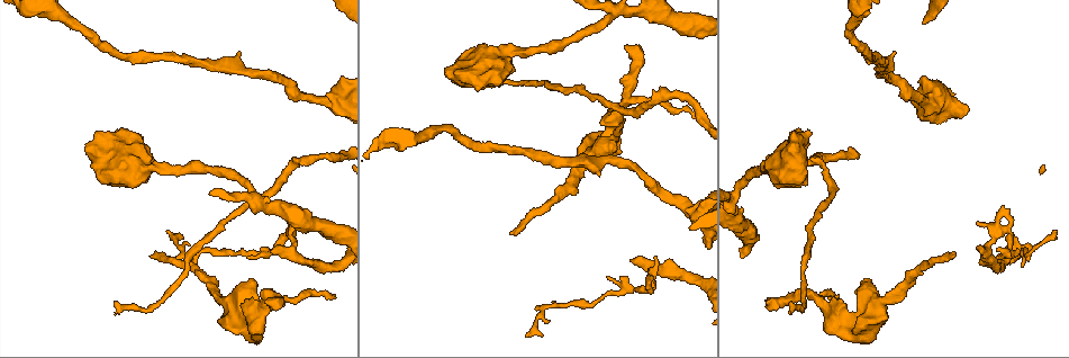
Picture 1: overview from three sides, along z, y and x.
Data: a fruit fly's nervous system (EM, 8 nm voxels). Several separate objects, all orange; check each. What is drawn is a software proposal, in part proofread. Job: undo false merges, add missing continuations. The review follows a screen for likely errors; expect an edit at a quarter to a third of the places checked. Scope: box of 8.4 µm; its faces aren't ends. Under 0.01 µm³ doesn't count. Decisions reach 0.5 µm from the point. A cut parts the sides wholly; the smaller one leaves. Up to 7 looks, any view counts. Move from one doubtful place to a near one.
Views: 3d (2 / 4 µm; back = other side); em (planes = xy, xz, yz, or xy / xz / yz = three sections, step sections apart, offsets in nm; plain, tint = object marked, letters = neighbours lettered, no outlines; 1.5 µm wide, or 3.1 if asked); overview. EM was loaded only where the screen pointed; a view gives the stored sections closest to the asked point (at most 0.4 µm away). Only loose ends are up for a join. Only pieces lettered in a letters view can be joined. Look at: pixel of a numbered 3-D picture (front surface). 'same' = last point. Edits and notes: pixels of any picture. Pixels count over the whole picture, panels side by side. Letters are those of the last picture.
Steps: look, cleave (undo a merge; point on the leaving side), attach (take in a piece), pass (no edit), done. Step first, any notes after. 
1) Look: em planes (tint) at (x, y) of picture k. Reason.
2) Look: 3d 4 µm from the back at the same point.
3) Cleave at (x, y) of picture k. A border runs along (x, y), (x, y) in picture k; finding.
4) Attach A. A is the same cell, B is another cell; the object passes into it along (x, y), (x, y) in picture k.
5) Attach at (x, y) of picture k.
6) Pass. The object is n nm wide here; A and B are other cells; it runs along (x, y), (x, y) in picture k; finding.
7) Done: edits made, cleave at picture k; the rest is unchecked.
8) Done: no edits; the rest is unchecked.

Look: 3d 2 µm at (255, 334) of picture 1. Free end.

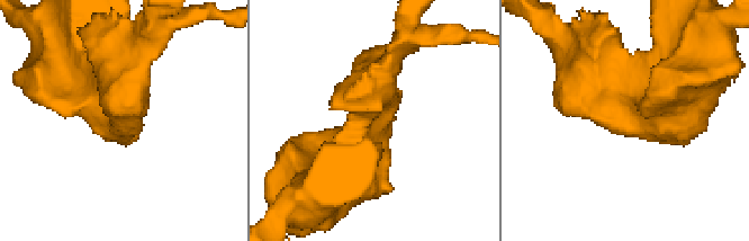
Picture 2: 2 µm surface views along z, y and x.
Look: em xy step 4 (tint) at (120, 120) of picture 2. Need the tissue.

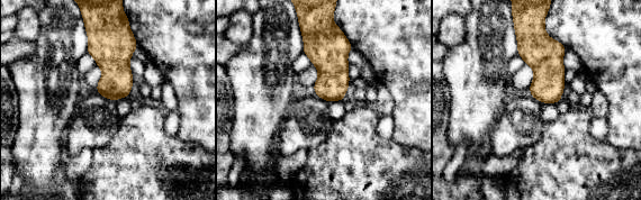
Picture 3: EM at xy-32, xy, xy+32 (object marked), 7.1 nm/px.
Look: em planes (letters) at the same point.

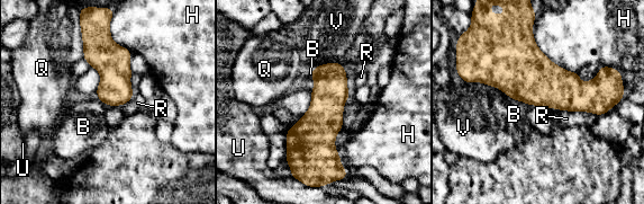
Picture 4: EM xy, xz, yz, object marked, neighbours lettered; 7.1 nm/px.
Pass. The longest contact is with H, 500 nm; B, H, Q, R, U and V are other cells; a border runs along (508, 95), (529, 105) in picture 4; none of them fits.

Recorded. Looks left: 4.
Look: em yz step 8 (letters) at (764, 300) of picture 1. Branch stops here.

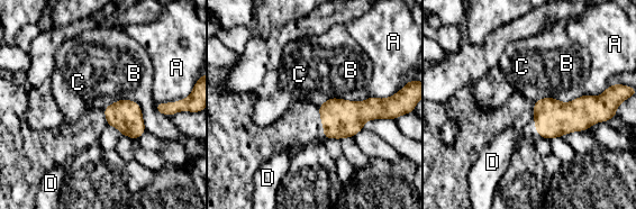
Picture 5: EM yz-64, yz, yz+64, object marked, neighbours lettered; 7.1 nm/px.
Look: em planes (letters) at the same point.

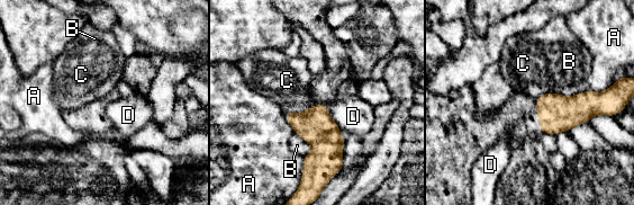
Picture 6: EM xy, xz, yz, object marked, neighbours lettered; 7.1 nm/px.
Pass. The longest contact is with B, 280 nm; A, B, C and D are other cells; a border runs along (316, 103), (308, 108) in picture 6; no lettered piece goes on from it.

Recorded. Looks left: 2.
Look: 3d 4 µm at (114, 314) of picture 1. An open end.

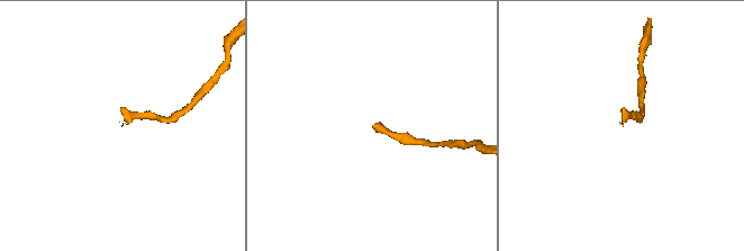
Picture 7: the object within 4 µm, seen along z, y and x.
Look: em planes (letters) at (374, 125) of picture 7. Need the tissue.

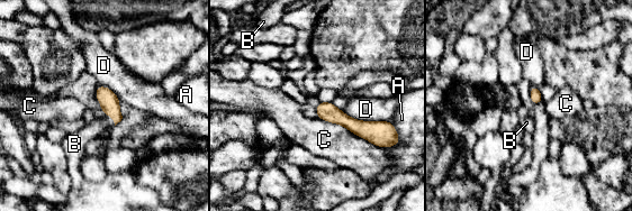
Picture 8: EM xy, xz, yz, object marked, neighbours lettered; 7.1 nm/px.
Attach B. B is the same cell, A, C and D are other cells; the object passes into it along (109, 101), (113, 119), (82, 136) in picture 8; it goes on there.

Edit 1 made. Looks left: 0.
Done: edits made, attach at picture 8; the rest is unchecked.

